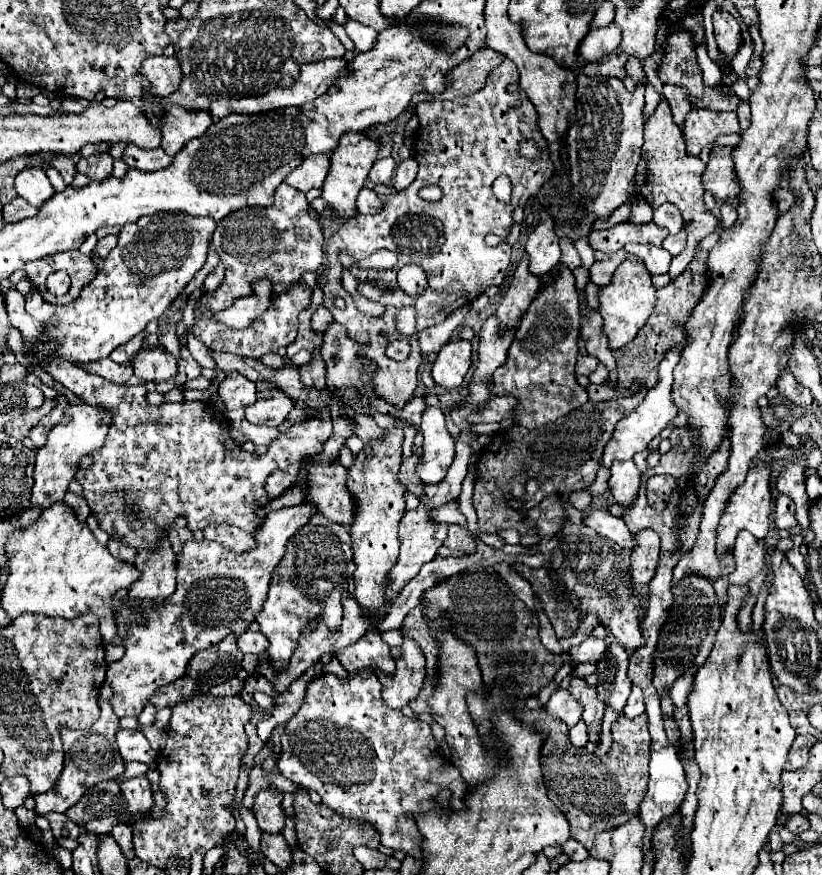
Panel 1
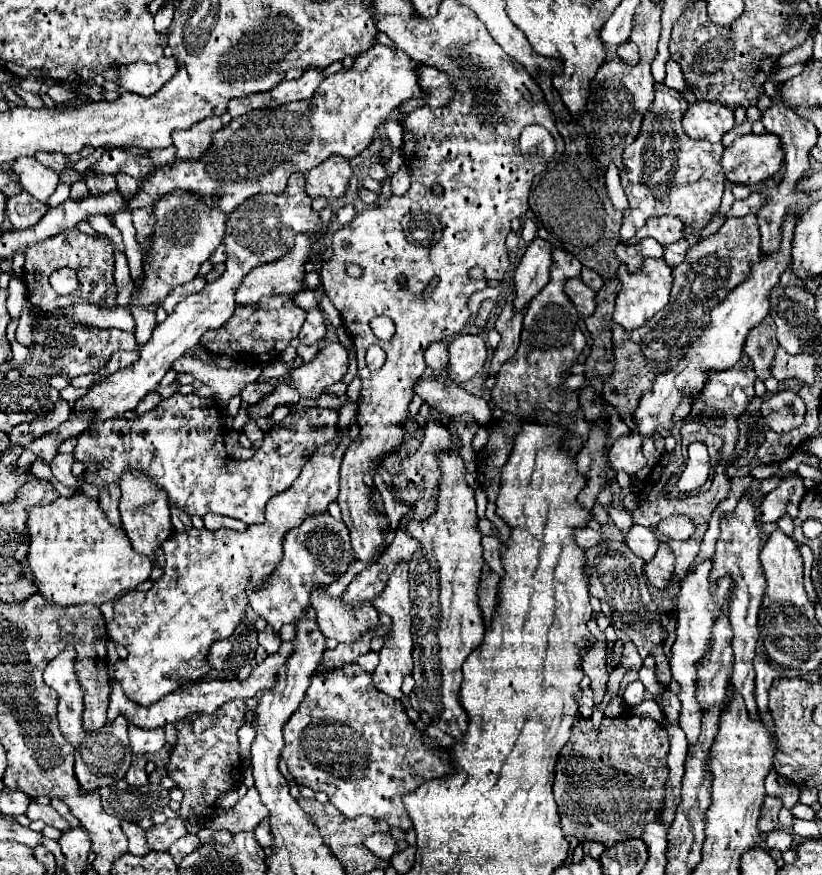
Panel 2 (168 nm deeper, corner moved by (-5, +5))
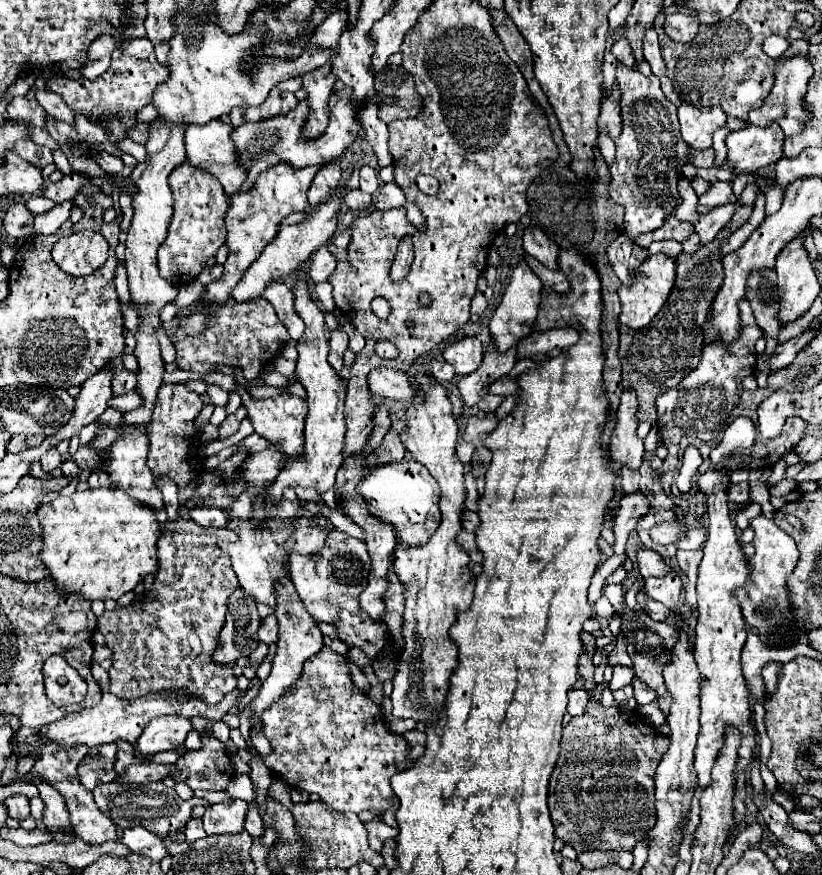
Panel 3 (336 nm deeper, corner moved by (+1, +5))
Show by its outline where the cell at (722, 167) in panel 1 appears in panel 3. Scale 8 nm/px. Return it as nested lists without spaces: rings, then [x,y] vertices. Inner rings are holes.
[[[746,125],[726,137],[728,165],[736,173],[754,173],[770,163],[776,163],[782,153],[785,135],[778,125],[756,127]]]

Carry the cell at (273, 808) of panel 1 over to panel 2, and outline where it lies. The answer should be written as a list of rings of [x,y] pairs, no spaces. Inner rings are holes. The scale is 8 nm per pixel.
[[[250,787],[244,799],[240,799],[228,811],[218,811],[218,815],[210,819],[206,825],[216,831],[220,829],[226,829],[232,833],[254,831],[256,825],[264,821],[264,817],[268,817],[268,809],[262,805],[260,793],[256,793],[256,787]]]

